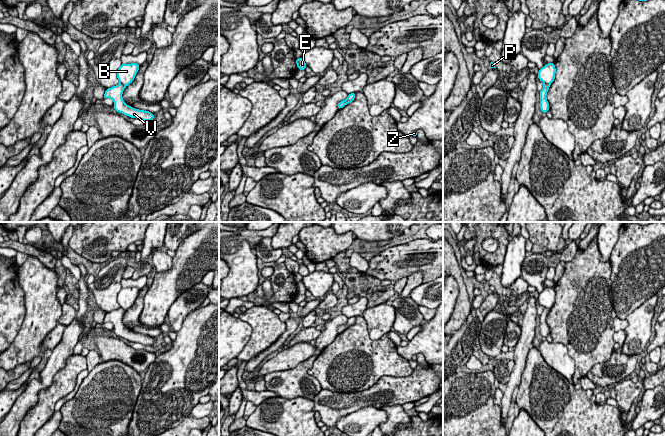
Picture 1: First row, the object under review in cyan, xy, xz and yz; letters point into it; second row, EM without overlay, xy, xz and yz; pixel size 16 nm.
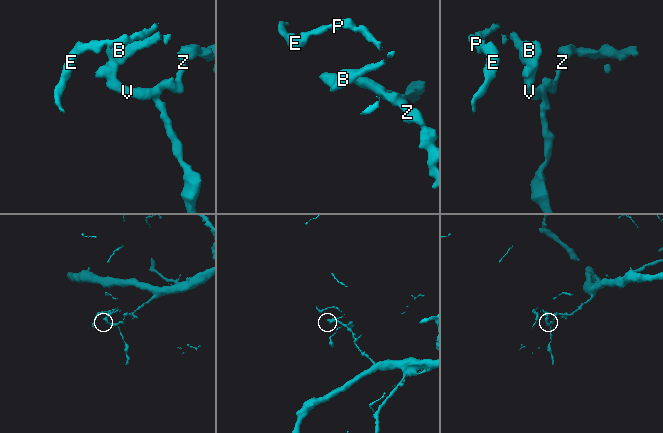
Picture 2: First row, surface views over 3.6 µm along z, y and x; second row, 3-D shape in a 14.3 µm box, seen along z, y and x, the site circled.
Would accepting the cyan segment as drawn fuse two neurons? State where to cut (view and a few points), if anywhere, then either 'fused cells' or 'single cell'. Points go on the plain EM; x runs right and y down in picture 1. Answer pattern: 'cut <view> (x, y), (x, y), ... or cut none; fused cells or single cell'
cut yz (544, 307), (549, 309); fused cells

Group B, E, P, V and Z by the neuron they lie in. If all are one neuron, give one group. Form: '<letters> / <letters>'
B E P / V Z

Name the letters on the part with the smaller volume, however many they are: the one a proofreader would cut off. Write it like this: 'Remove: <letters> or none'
Remove: B, E, P

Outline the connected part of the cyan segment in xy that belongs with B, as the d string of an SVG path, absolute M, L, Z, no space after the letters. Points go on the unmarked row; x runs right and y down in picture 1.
M137 287L121 288L117 296L117 302L120 308L128 310L133 306L136 298L138 297L139 290Z

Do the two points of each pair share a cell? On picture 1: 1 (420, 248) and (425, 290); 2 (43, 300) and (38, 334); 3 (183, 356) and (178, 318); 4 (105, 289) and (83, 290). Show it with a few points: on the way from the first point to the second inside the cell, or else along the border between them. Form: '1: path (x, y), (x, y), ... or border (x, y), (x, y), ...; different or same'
1: border (432, 280), (423, 283); different
2: path (42, 308), (38, 326); same
3: border (193, 310), (184, 319), (182, 326), (176, 331); different
4: border (87, 284), (89, 289); different

